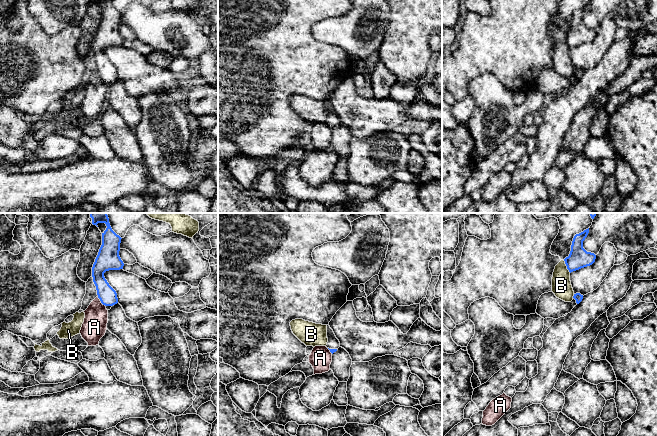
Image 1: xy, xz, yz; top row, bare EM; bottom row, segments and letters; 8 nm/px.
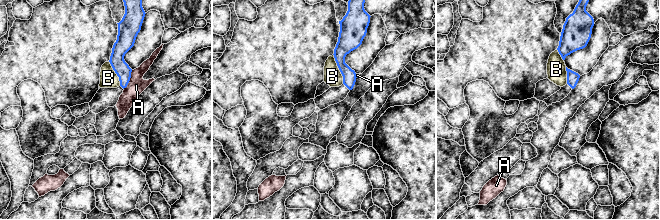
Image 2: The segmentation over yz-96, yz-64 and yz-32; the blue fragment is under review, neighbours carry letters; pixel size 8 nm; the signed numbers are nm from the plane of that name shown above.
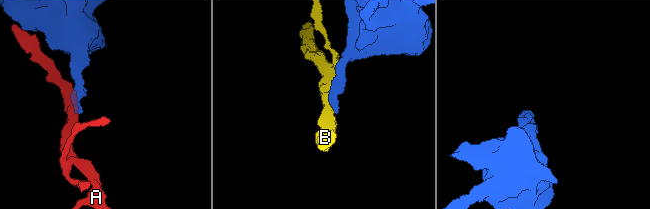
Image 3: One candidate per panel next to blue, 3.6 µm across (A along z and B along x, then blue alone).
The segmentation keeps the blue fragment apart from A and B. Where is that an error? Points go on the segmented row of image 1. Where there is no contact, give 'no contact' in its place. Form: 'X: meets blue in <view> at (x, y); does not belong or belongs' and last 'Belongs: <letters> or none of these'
A: meets blue in xy at (101, 302); does not belong
B: meets blue in yz at (566, 265); does not belong
Belongs: none of these

